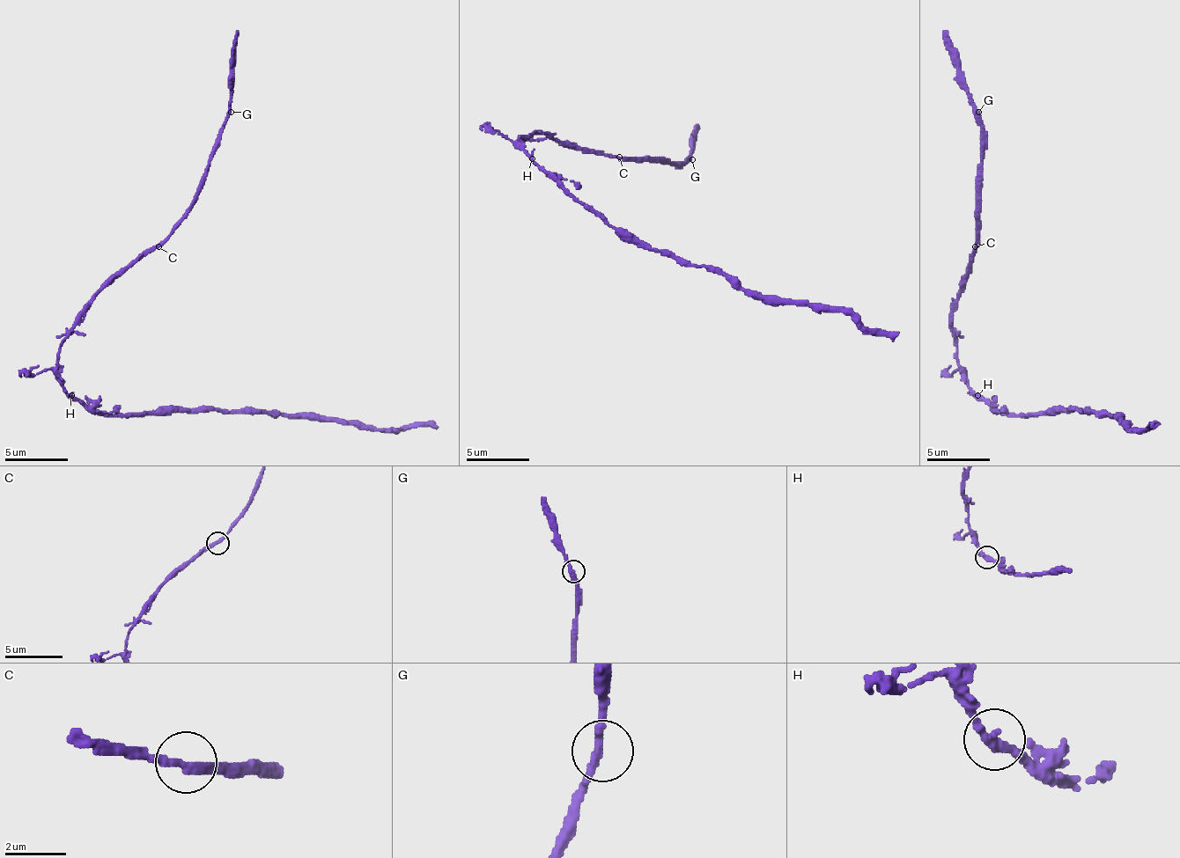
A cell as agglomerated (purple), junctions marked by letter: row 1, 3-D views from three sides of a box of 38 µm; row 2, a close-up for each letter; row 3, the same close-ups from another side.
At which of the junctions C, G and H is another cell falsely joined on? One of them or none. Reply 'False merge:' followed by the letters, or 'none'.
False merge: none

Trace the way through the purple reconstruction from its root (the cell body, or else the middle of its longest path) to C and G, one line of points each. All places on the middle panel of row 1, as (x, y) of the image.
C: (522, 150), (519, 137), (553, 135), (569, 147), (585, 147), (588, 150), (601, 150), (619, 157)
G: (522, 150), (519, 137), (553, 135), (569, 147), (601, 150), (626, 159), (663, 159), (667, 163), (692, 159)

